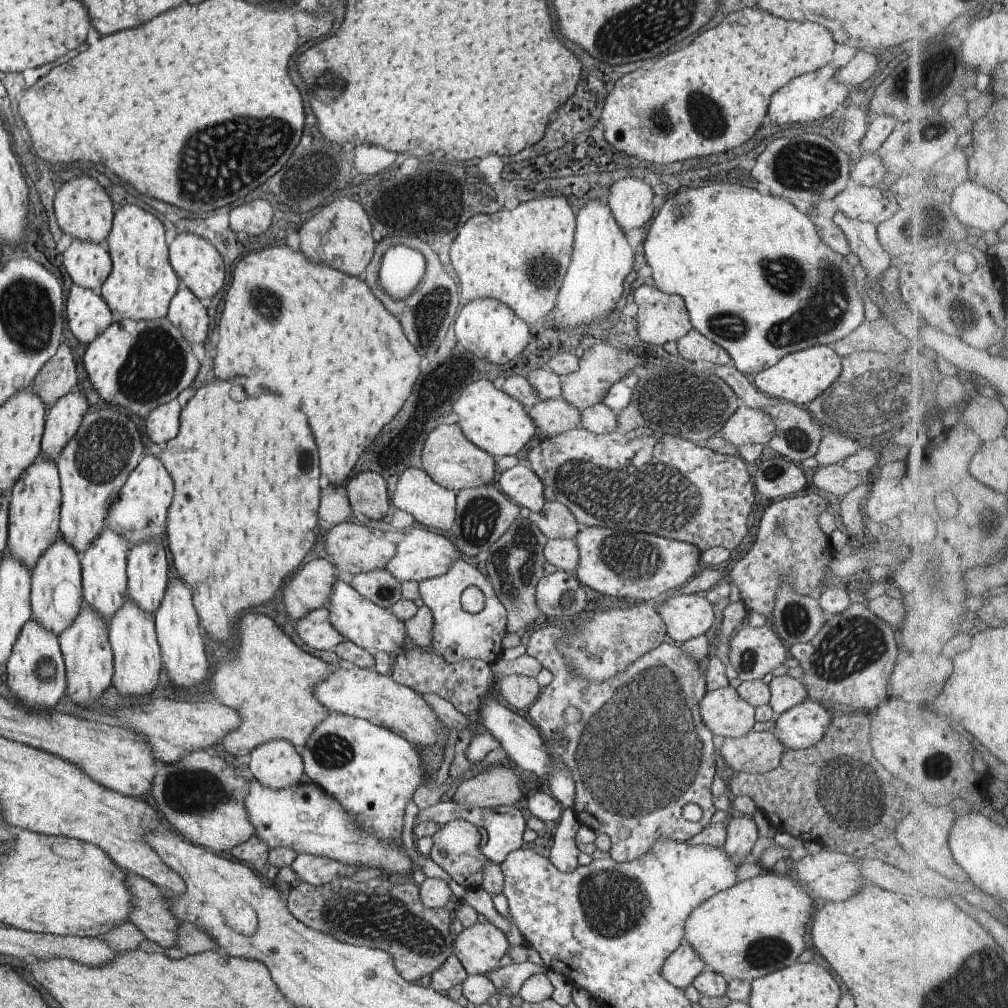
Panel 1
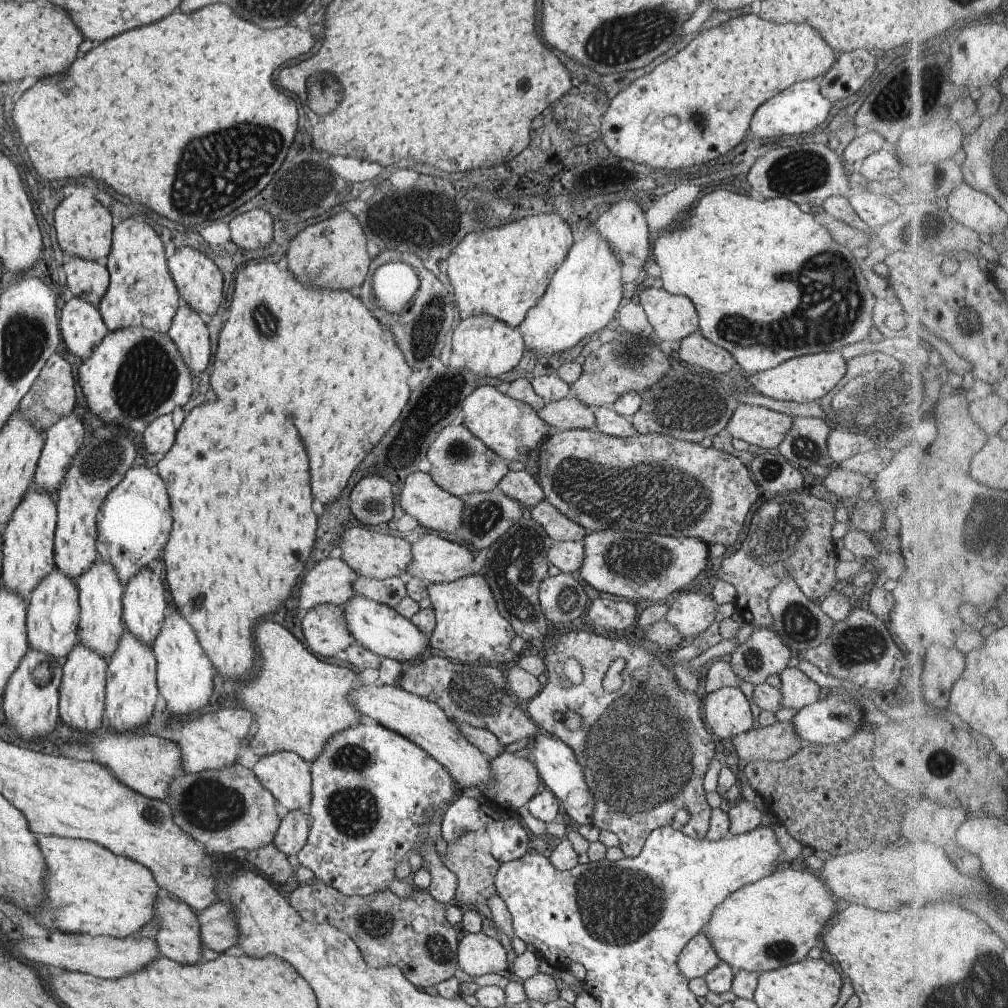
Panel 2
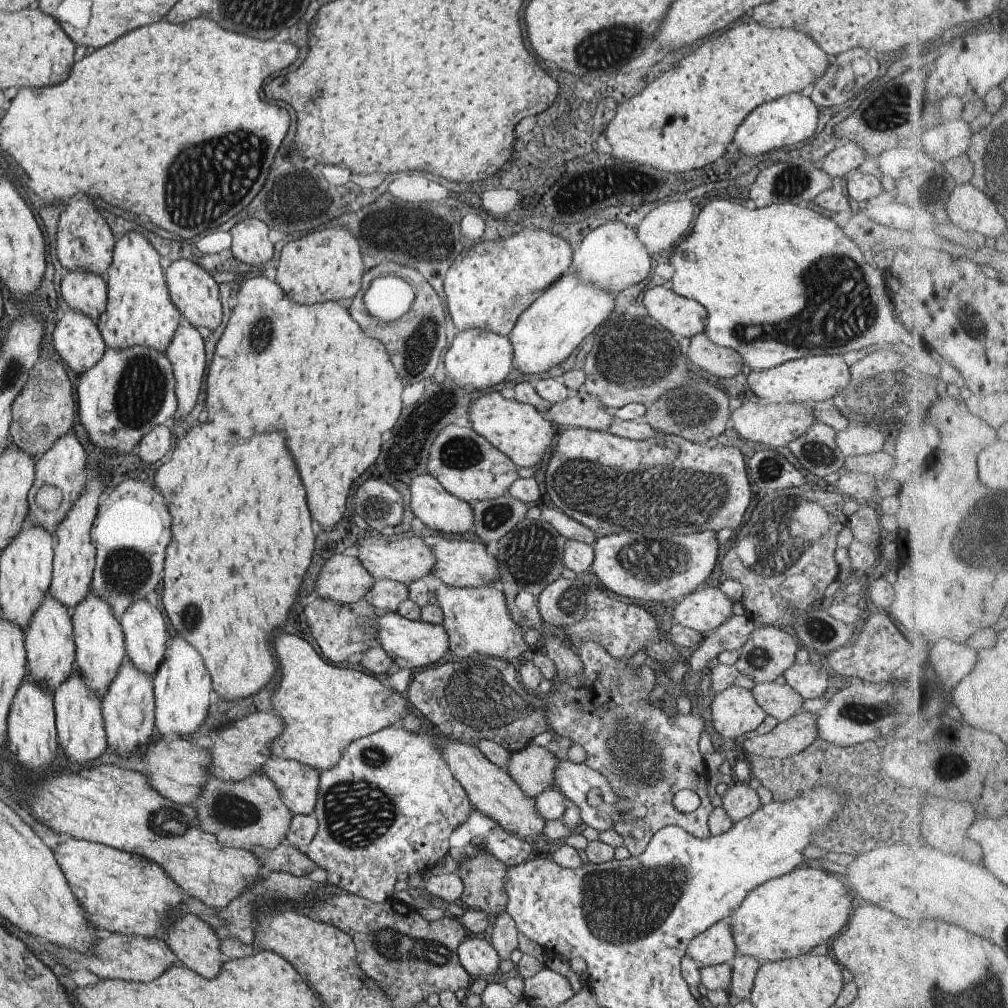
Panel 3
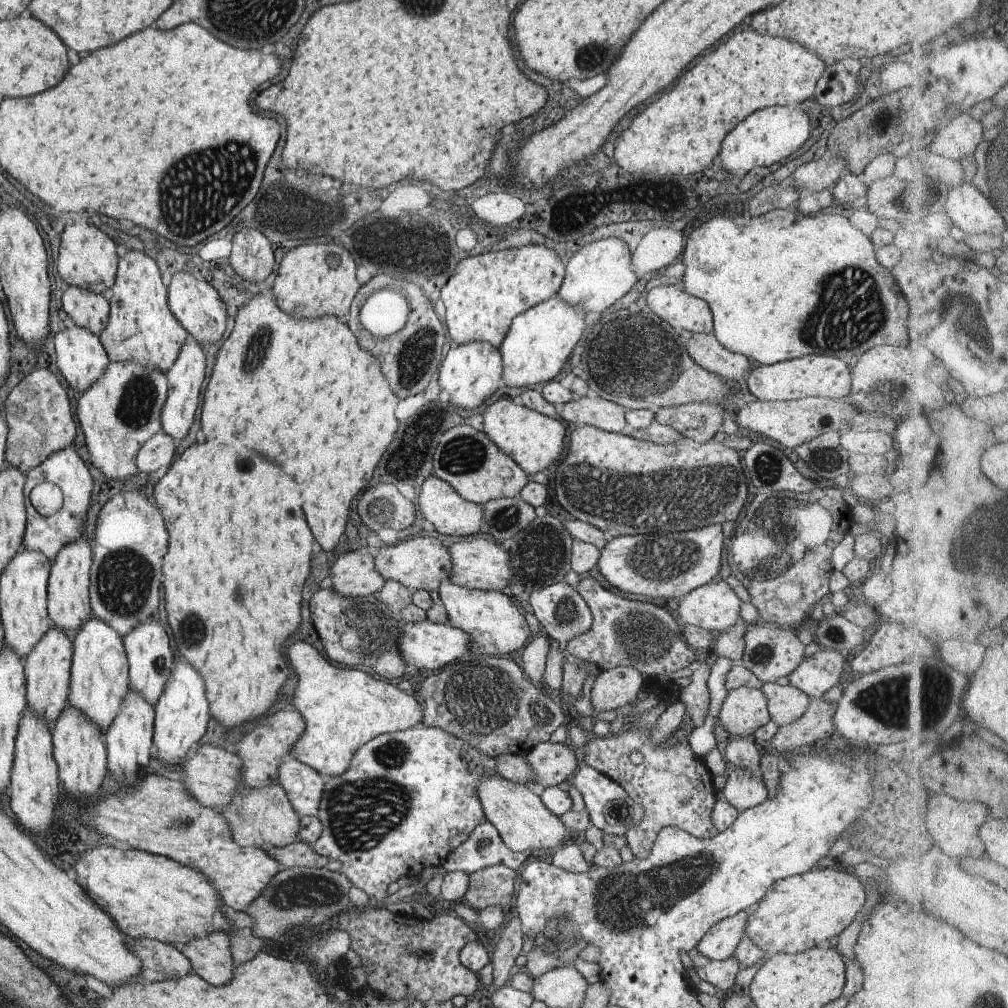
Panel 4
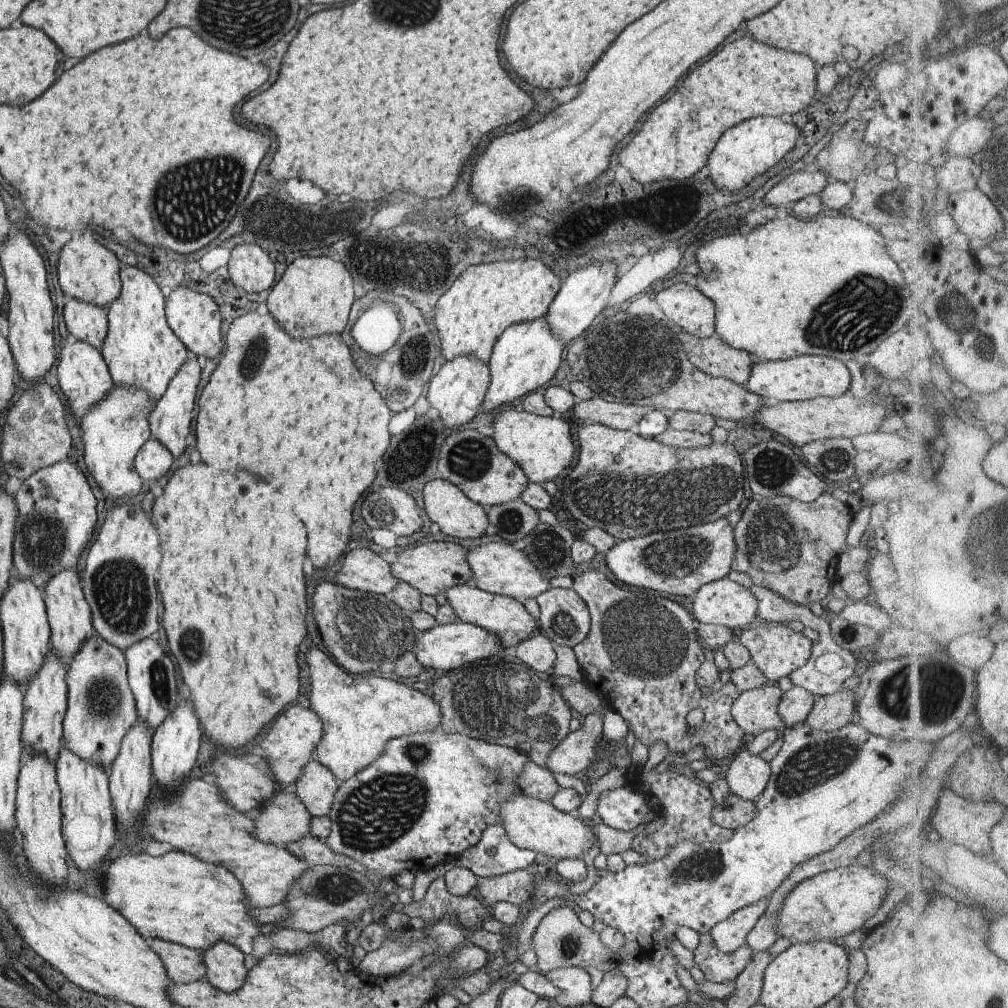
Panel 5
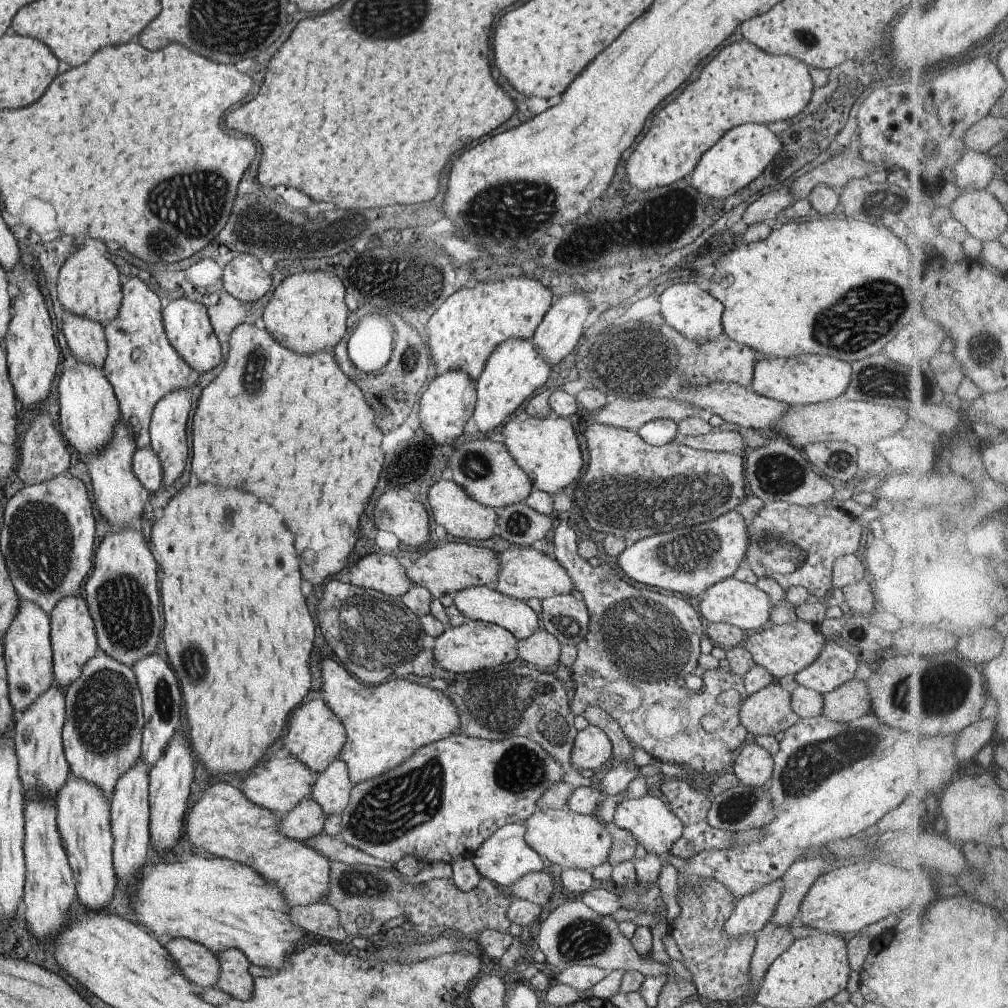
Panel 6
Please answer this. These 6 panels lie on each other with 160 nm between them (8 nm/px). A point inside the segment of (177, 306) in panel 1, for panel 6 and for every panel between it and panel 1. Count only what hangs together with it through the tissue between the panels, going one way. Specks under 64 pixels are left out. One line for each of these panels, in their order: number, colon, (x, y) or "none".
2: (188, 333)
3: (185, 353)
4: (183, 380)
5: (168, 421)
6: (166, 429)

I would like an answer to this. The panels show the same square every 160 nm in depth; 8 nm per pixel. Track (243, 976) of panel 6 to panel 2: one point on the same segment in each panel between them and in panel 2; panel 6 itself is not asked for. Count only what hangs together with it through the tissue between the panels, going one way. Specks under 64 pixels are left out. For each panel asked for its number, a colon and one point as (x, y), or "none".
2: (178, 938)
3: (195, 944)
4: (210, 958)
5: (224, 963)

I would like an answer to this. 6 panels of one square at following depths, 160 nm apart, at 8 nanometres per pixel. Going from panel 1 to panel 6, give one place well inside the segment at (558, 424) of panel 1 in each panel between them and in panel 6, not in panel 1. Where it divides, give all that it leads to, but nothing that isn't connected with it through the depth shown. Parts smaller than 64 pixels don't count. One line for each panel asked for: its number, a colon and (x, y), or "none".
2: (565, 414)
3: (584, 411)
4: (589, 410)
5: (623, 417)
6: (627, 414)

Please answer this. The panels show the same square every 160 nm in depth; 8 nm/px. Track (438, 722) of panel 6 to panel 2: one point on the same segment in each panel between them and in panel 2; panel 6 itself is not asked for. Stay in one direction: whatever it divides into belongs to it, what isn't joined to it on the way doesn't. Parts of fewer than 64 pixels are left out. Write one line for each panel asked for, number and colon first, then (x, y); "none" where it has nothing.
2: (299, 702)
3: (323, 707)
4: (342, 709)
5: (359, 714)

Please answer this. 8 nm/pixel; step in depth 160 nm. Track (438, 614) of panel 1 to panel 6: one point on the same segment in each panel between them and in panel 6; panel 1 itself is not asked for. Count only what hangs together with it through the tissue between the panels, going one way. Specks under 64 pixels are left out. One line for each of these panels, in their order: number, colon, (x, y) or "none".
2: (467, 627)
3: (476, 620)
4: (493, 620)
5: (503, 616)
6: (479, 603)

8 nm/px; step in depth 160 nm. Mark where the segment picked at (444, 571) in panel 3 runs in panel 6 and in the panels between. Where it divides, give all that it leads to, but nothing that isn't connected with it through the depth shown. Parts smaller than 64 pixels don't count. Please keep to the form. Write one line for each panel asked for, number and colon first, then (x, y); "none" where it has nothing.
4: (477, 563)
5: (497, 567)
6: (525, 573)

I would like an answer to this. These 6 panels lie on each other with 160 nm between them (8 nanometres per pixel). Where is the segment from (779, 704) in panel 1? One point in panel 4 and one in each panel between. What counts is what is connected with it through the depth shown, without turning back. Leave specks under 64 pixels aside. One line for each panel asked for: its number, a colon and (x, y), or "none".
2: (797, 690)
3: (810, 681)
4: (815, 674)

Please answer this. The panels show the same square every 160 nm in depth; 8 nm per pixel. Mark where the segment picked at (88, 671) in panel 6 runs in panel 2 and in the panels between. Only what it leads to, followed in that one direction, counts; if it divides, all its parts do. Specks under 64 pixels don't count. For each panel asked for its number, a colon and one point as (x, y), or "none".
2: (99, 628)
3: (98, 641)
4: (99, 671)
5: (100, 708)

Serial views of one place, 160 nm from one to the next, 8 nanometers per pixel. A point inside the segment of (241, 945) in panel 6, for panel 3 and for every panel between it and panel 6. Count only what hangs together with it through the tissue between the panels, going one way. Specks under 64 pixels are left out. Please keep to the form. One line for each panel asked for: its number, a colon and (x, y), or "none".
3: (123, 893)
4: (149, 896)
5: (175, 897)

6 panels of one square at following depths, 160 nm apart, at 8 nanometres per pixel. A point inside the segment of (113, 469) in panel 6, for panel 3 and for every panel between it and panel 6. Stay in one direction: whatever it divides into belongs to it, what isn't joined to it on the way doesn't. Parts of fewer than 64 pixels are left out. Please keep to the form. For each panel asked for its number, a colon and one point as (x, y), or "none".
3: (129, 391)
4: (121, 410)
5: (114, 429)

